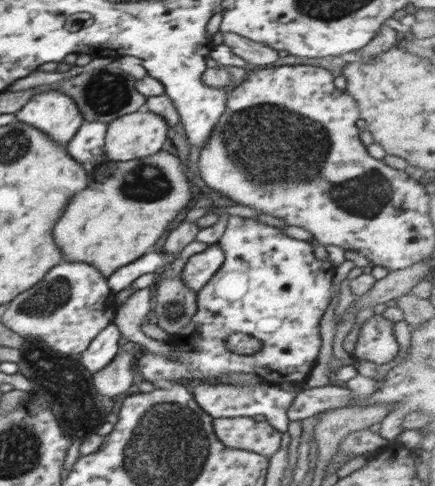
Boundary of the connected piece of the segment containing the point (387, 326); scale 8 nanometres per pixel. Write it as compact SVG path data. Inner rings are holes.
M375 314L361 326L361 333L351 355L376 365L392 362L398 355L399 344L393 334L394 323Z

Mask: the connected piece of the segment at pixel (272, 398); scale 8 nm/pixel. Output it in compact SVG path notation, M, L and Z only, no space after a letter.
M262 382L261 385L230 385L220 383L212 385L208 383L200 383L193 390L195 402L214 418L236 418L236 417L253 417L262 414L267 421L281 433L287 431L289 418L288 407L292 406L294 399L296 399L298 391L281 390L278 385L268 384Z

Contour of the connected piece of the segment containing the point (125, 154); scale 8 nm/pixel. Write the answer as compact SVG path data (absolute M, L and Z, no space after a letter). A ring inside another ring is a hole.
M143 109L121 116L108 123L104 153L116 161L159 153L169 129L165 118Z

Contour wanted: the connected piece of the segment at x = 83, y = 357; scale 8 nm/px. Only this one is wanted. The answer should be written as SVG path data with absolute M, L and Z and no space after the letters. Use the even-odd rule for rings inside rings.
M117 319L100 331L92 340L88 349L80 354L80 363L90 373L96 375L98 371L105 369L112 363L112 360L120 353L122 348L118 346L118 341L123 338L120 329L116 327Z

